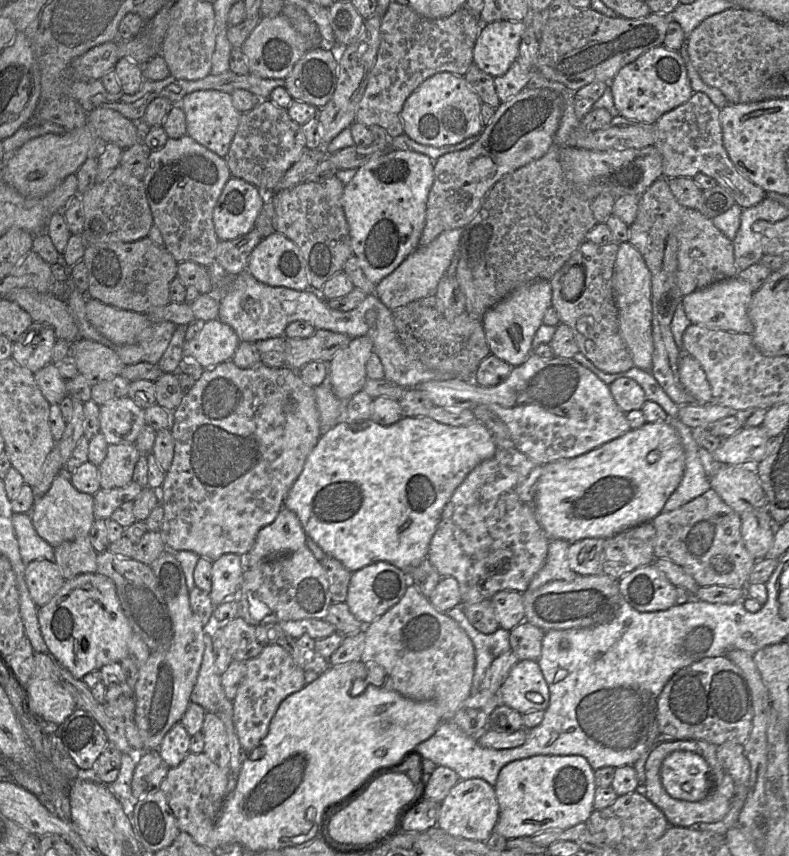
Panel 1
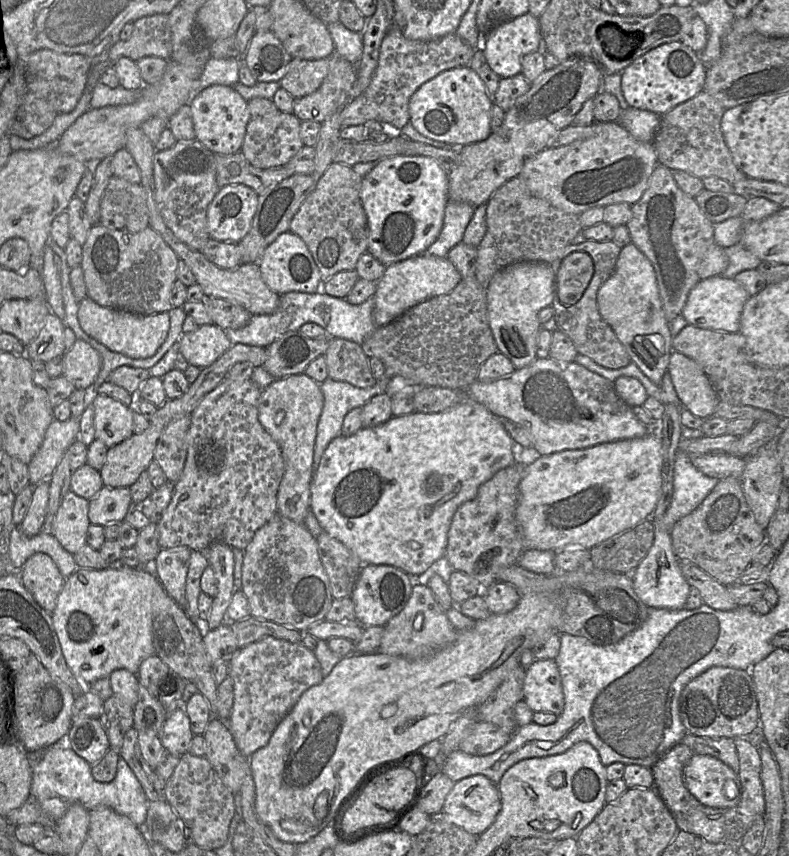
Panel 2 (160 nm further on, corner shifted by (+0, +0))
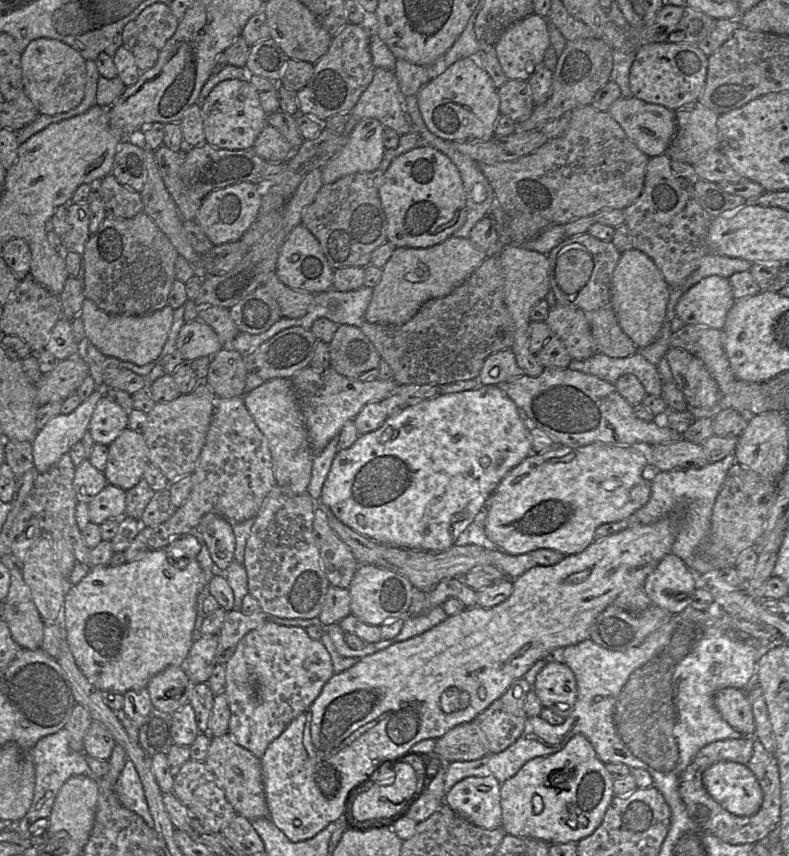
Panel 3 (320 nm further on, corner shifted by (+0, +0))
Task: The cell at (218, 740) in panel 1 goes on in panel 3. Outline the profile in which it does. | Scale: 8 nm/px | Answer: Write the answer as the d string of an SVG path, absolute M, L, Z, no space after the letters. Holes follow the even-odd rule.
M228 734L211 737L205 764L223 788L234 811L249 821L268 817L260 759L238 745Z

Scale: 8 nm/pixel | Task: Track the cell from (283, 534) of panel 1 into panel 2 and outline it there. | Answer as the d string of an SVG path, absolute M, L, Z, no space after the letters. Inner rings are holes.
M304 373L275 379L262 390L259 399L258 419L279 445L284 459L285 472L277 494L277 514L296 523L303 523L310 510L314 445L323 401L320 383Z

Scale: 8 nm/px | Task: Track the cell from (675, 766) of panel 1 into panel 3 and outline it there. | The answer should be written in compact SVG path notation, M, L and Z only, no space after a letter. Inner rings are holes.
M717 762L704 771L702 782L709 795L736 816L752 816L761 807L761 787L746 765Z

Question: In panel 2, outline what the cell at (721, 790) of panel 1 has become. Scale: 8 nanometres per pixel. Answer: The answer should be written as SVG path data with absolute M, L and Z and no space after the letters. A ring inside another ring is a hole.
M679 742L651 767L654 789L672 814L700 803L688 791L683 781L683 769L693 755L687 745Z

